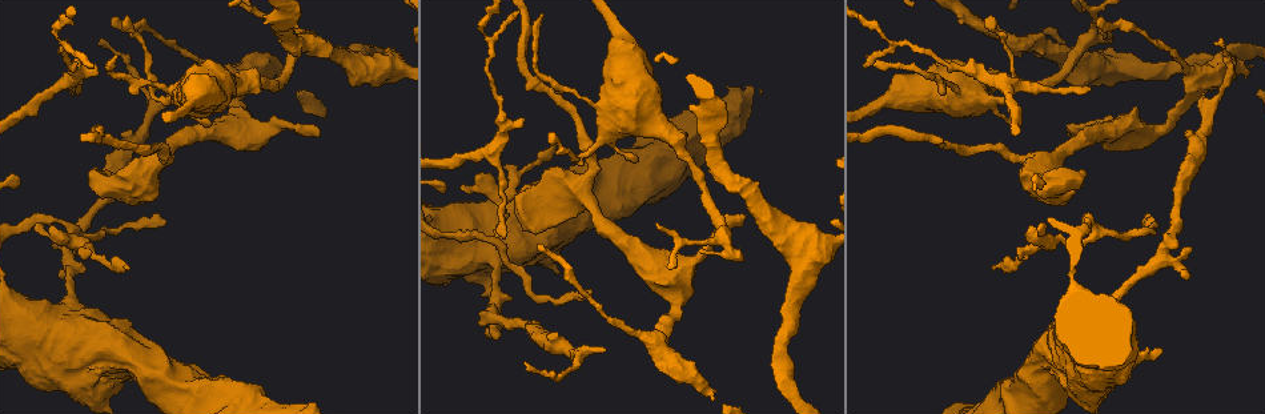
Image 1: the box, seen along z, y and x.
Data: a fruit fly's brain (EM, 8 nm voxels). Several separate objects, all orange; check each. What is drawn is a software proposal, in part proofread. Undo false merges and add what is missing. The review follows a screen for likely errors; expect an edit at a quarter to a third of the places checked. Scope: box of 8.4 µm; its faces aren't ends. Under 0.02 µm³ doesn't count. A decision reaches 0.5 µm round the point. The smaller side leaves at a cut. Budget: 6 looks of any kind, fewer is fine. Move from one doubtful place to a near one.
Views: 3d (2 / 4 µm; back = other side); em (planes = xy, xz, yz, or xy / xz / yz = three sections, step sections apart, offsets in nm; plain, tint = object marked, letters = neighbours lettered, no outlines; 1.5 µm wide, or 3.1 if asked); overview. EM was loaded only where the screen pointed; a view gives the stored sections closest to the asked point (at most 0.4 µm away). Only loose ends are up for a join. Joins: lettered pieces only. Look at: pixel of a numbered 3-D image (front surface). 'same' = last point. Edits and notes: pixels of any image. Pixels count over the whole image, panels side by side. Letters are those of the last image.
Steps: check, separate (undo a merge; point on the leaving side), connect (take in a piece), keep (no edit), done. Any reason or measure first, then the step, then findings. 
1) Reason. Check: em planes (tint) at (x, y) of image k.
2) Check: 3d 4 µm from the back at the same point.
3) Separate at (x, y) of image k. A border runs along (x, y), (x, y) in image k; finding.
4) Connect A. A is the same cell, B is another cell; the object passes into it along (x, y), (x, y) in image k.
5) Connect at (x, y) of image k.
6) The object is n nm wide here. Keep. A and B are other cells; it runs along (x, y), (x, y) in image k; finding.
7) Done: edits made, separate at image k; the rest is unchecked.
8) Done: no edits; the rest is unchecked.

An open end. Check: 3d 4 µm at (746, 217) of image 1.

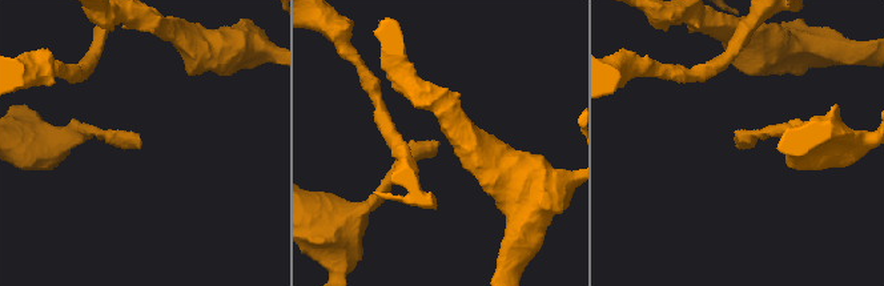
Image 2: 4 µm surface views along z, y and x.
Check: em planes (letters) at (141, 142) of image 2.

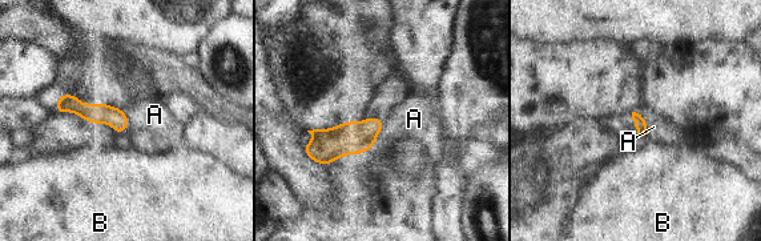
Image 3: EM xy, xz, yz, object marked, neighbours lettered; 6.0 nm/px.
Keep. A and B are other cells; none of them fits.

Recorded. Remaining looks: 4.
Branch stops here. Check: 3d 2 µm at (601, 350) of image 1.

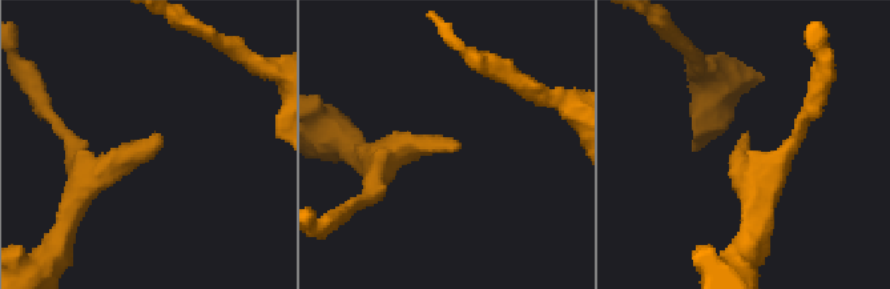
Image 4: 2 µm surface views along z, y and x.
Check: em xy step 8 (tint) at (747, 134) of image 4.

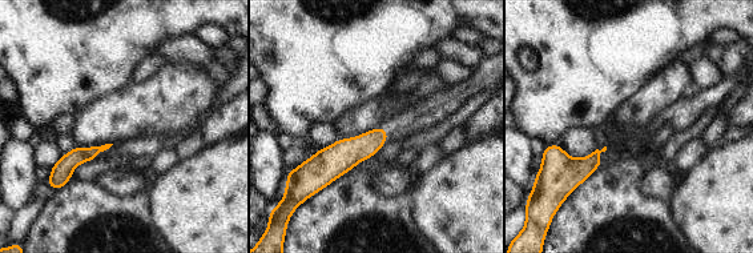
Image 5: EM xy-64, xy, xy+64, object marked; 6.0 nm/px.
Cut it another way. Check: em xz step 8 (letters) at the same point.

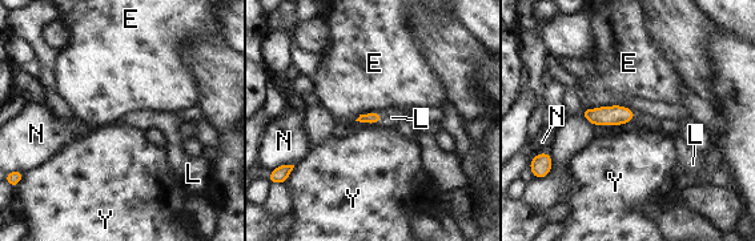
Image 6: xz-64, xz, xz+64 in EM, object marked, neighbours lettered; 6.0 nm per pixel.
The longest contact is with E, 220 nm. Connect L. L is the same cell, E, N and Y are other cells; the object passes into it along (373, 117), (380, 120), (392, 117) in image 6; it goes on there.

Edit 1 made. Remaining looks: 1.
Calibre changes. Check: em planes (letters) at (501, 107) of image 1.

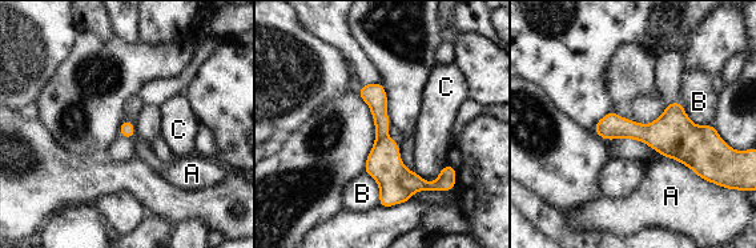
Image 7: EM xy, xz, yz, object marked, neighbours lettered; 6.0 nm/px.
The longest contact is with A, 260 nm. Keep. A, B and C are other cells; a border runs along (672, 158), (688, 166), (708, 182) in image 7; all the same neuron.

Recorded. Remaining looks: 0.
Done: edits made, connect at image 6; the rest is unchecked.

